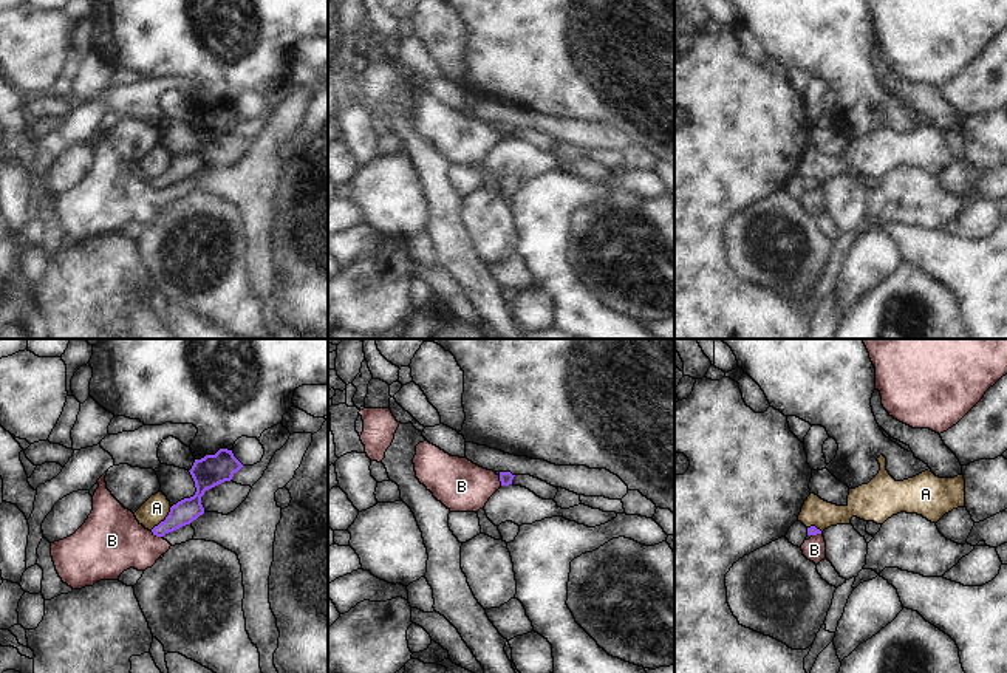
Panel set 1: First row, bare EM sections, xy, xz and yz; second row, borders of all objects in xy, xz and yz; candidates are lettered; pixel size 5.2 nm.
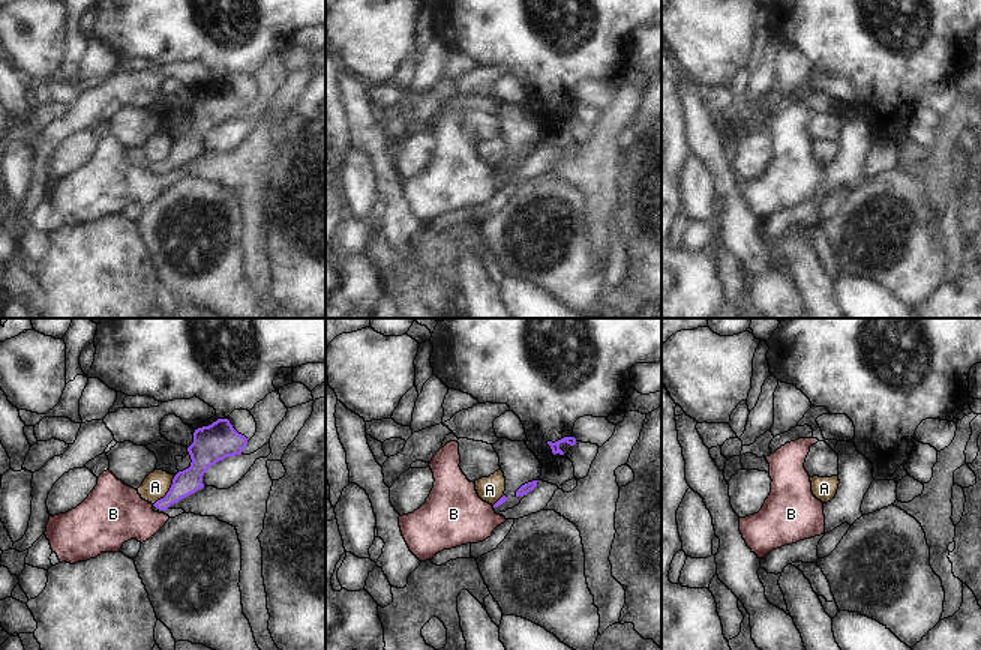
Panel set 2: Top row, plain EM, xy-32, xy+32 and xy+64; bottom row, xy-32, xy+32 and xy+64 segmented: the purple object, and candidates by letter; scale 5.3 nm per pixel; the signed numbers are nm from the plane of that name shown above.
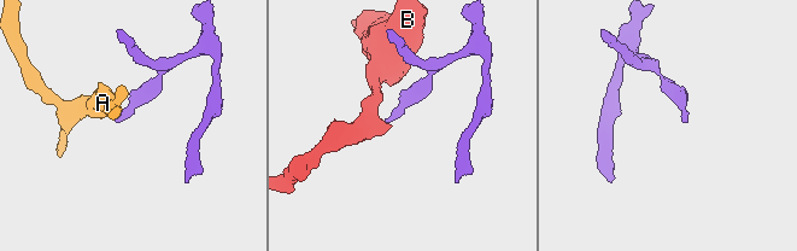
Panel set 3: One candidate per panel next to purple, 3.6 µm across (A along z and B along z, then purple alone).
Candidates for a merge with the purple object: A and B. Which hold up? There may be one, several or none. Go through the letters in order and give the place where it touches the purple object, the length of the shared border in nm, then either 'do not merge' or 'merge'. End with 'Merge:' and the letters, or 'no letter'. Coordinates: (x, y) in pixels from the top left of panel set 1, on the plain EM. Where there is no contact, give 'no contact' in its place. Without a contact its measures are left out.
A: contact xy (164, 174); length 170 nm; do not merge
B: contact xy (157, 189); length 70 nm; do not merge
Merge: no letter

